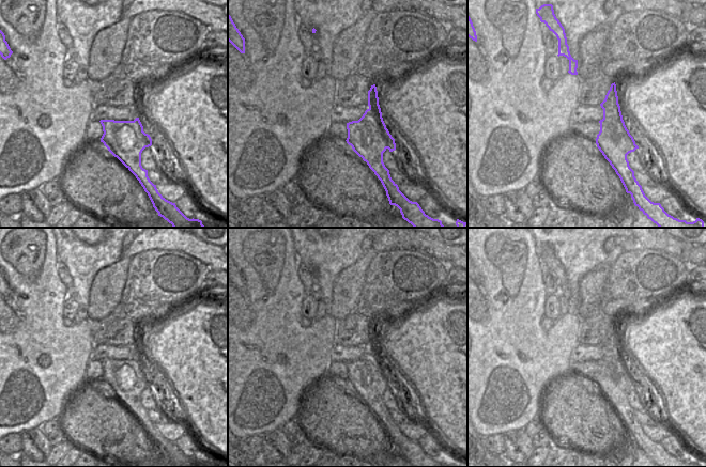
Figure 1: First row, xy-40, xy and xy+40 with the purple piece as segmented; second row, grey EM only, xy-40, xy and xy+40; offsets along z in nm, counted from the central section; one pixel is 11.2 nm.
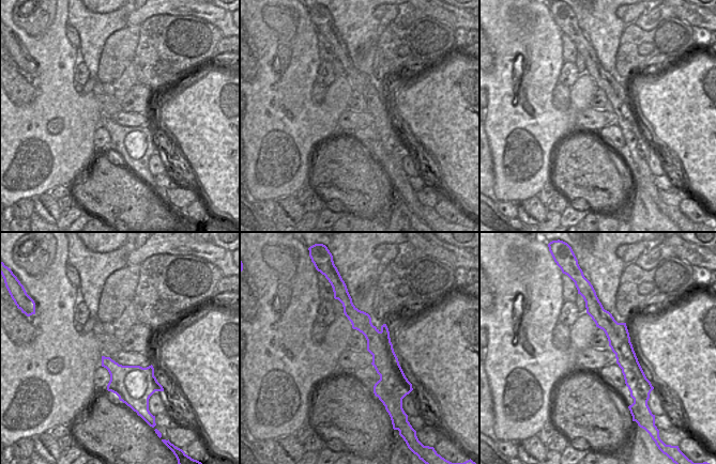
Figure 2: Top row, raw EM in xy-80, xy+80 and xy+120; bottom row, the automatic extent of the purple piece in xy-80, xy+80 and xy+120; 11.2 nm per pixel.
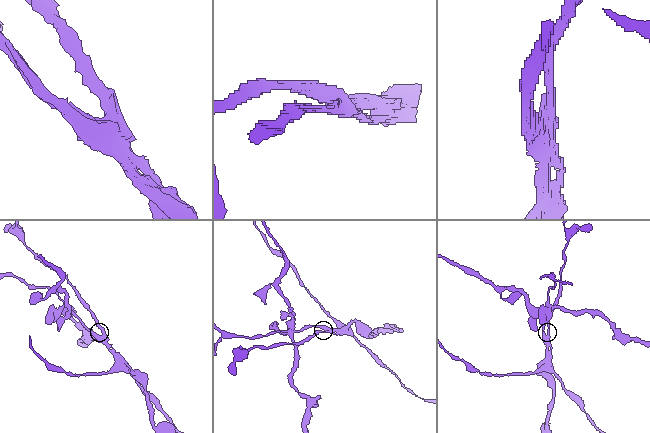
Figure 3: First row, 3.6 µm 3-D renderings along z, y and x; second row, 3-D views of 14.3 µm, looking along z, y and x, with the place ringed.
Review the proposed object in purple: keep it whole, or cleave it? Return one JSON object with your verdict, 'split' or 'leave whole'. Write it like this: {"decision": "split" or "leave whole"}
{"decision": "split"}

